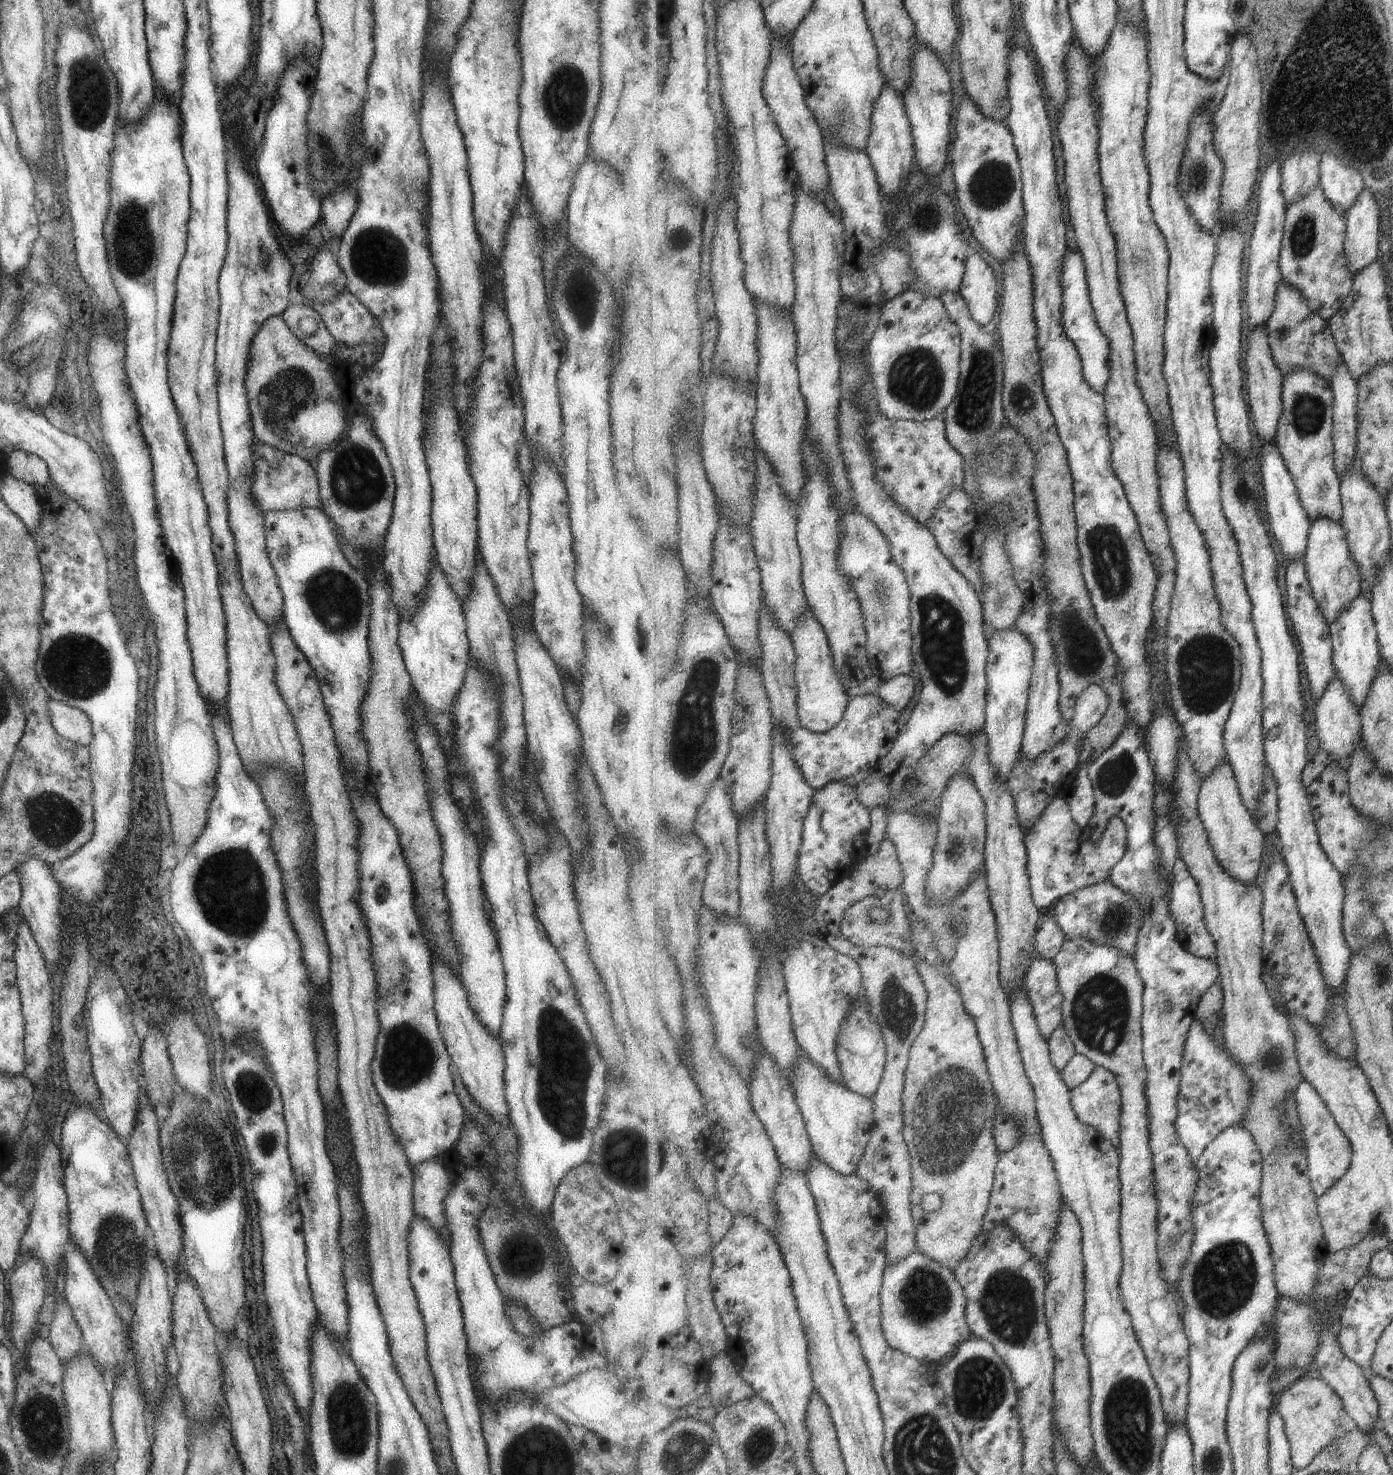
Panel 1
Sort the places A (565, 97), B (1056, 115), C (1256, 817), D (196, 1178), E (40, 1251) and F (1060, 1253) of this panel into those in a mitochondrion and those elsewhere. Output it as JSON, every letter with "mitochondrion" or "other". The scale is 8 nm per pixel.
{"A":"mitochondrion","B":"other","C":"other","D":"mitochondrion","E":"other","F":"other"}

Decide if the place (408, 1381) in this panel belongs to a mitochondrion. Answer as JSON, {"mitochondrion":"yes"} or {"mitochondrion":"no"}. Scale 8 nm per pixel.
{"mitochondrion":"no"}

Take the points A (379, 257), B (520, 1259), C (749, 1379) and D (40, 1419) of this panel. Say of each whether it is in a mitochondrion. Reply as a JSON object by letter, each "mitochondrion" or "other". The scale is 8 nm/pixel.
{"A":"mitochondrion","B":"mitochondrion","C":"other","D":"mitochondrion"}

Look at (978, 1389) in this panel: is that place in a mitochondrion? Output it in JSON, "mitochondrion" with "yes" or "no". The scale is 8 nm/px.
{"mitochondrion":"yes"}

